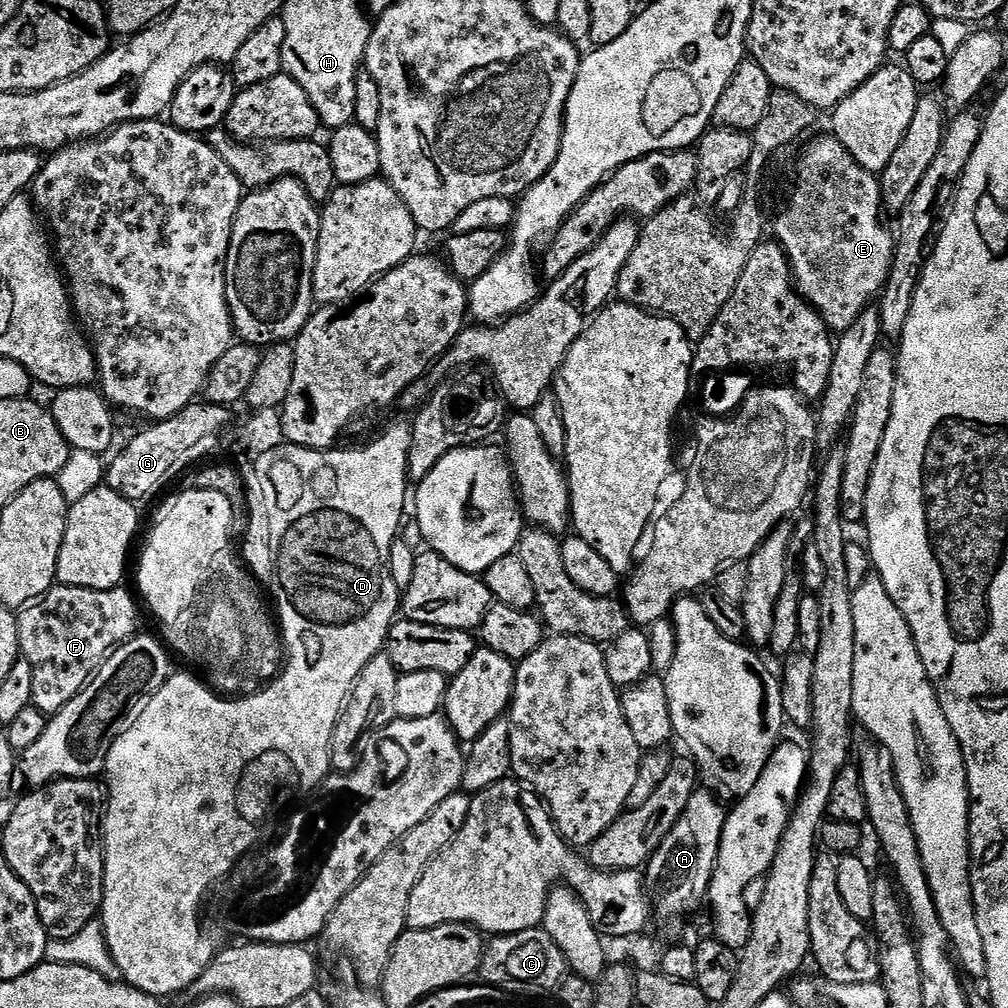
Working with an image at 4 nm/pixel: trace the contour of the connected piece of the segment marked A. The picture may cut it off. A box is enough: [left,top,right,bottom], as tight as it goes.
[646,791,725,927]

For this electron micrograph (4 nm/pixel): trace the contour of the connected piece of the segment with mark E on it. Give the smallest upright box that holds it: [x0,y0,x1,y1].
[775,134,894,334]

